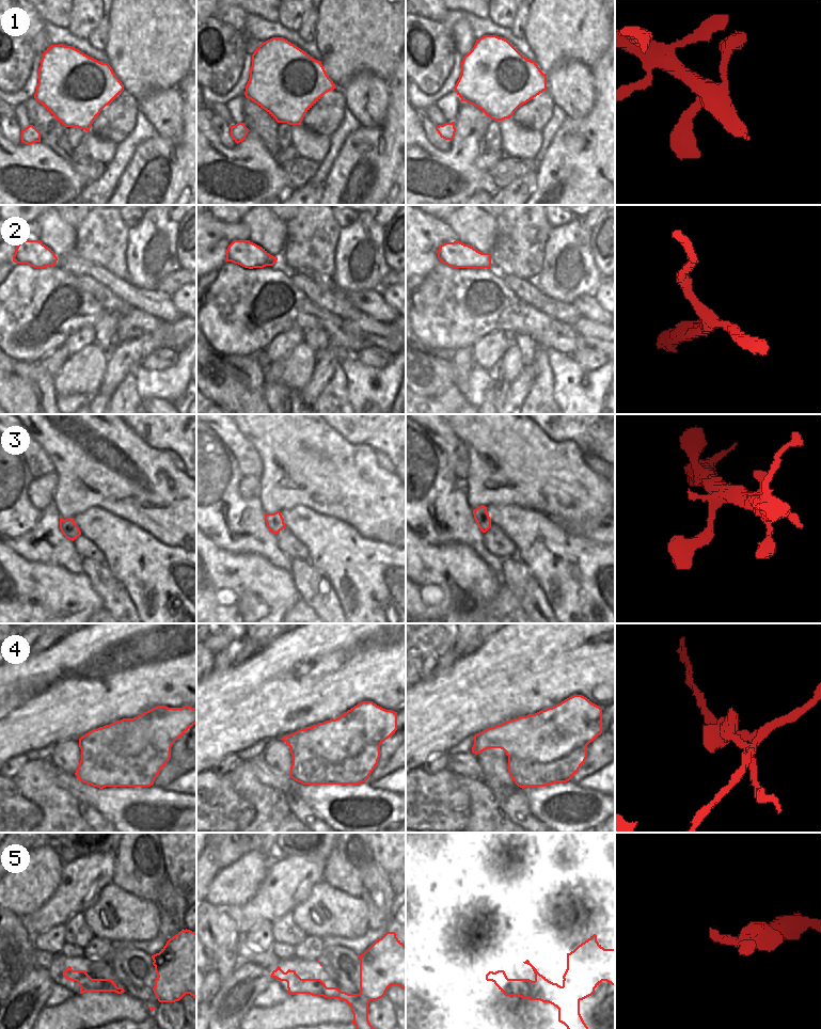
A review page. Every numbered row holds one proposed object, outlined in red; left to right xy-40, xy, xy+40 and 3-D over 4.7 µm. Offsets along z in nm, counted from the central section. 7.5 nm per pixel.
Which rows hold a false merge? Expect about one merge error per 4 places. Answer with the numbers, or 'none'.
4, 5

